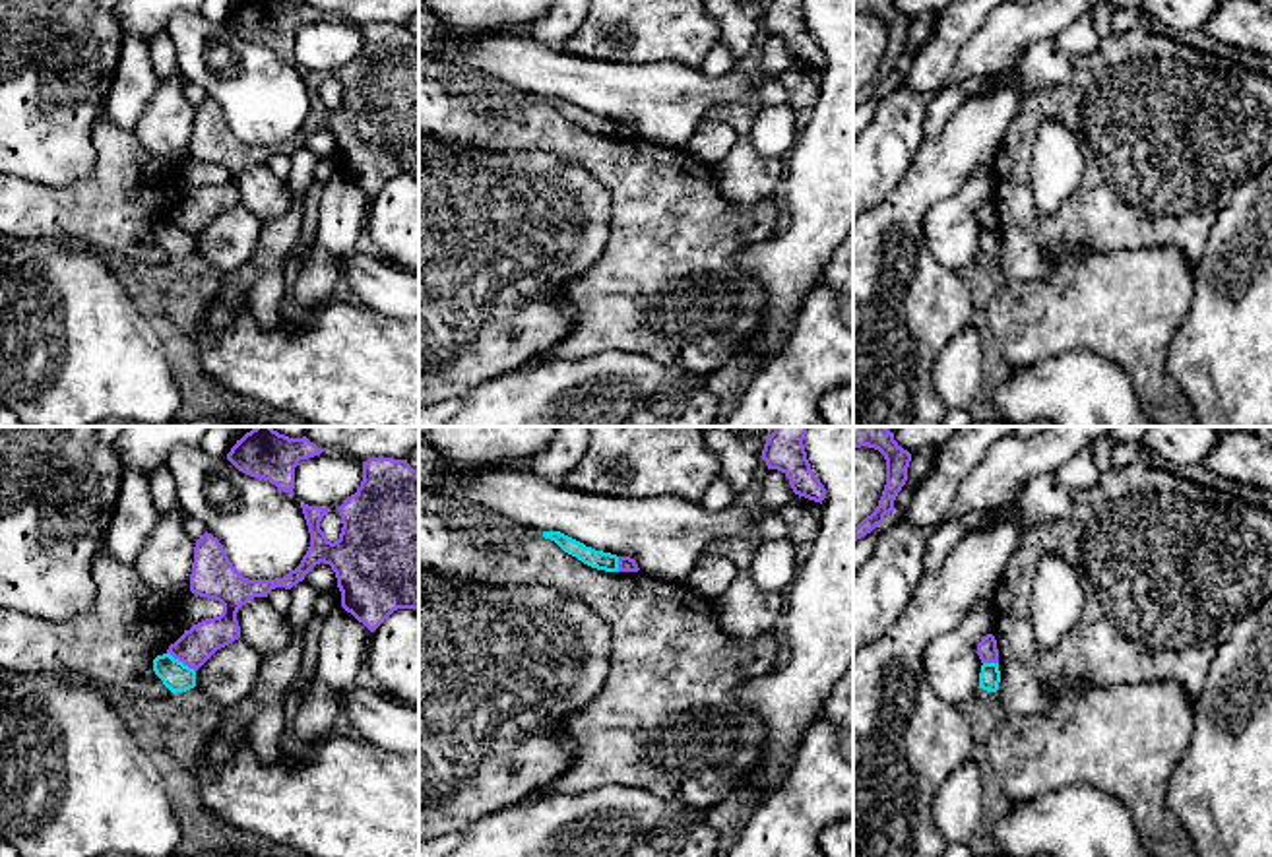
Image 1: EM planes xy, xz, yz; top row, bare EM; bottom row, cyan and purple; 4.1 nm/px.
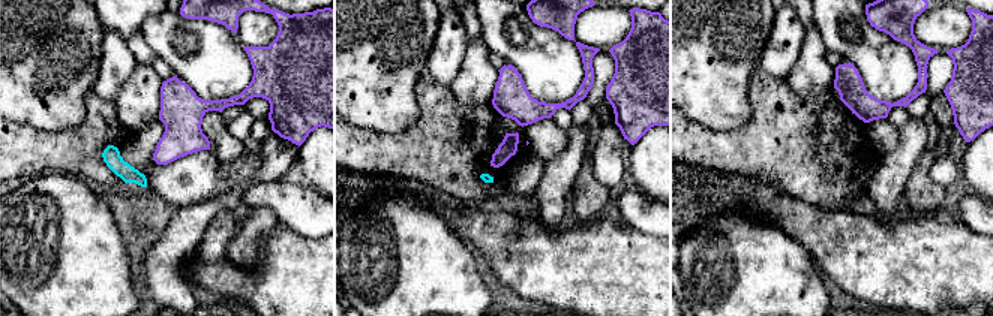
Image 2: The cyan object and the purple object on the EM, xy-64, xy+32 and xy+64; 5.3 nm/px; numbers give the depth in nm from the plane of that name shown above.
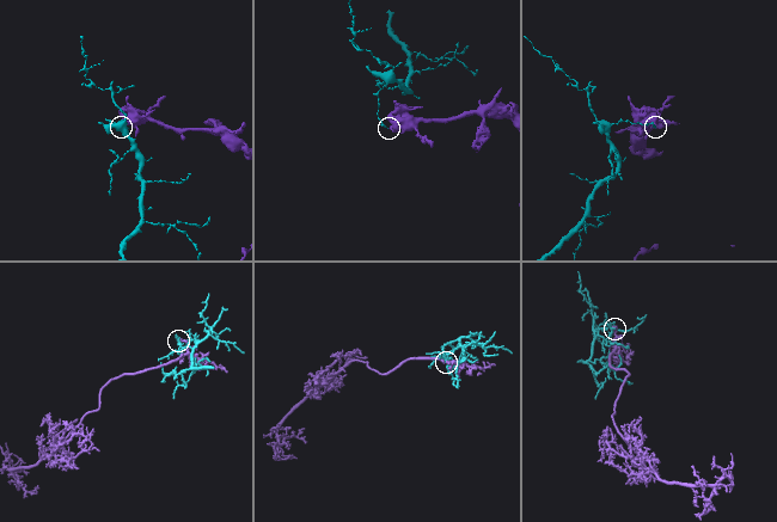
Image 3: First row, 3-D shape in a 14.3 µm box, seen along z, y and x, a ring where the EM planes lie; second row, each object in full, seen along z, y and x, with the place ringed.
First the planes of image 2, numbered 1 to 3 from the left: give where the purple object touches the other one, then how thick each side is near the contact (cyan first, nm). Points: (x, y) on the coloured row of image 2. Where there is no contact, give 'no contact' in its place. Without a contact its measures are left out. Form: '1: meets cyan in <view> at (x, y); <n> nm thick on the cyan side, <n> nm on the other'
1: no contact
2: no contact
3: no contact

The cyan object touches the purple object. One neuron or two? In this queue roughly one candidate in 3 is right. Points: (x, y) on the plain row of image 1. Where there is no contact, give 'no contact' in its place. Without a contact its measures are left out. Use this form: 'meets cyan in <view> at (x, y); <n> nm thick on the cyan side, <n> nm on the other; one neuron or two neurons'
meets cyan in xy at (181, 227); 120 nm thick on the cyan side, 150 nm on the other; two neurons

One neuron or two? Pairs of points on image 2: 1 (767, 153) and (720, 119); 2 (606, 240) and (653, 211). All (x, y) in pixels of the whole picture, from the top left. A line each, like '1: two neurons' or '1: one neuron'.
1: two neurons
2: two neurons

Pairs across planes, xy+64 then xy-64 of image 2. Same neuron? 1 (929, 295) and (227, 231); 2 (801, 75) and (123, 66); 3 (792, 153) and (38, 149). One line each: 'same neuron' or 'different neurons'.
1: different neurons
2: different neurons
3: same neuron

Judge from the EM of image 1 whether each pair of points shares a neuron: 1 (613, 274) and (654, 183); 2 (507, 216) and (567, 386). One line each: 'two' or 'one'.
1: one
2: two

